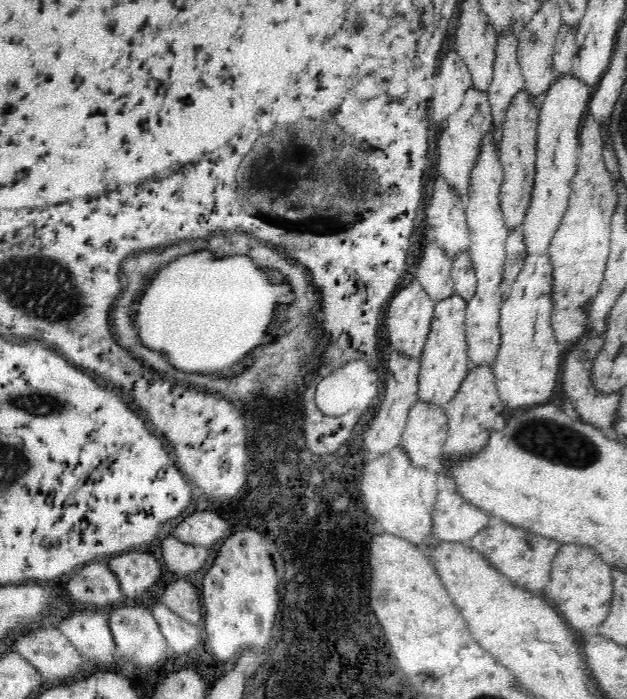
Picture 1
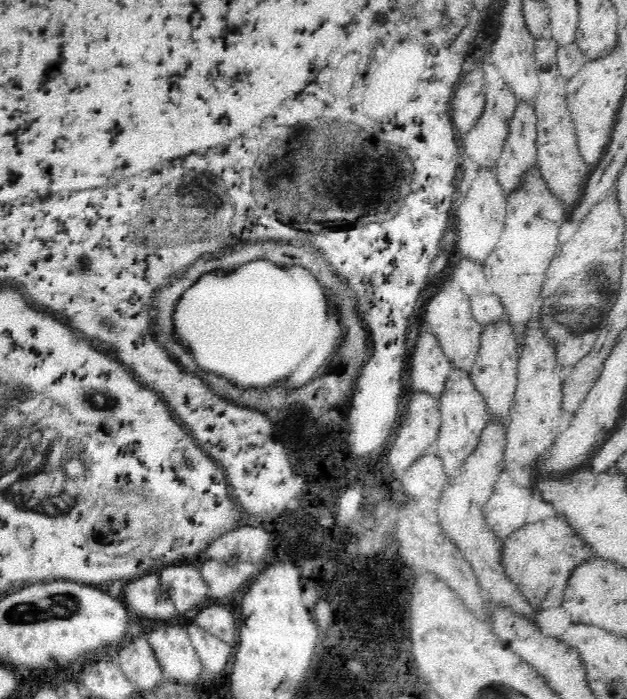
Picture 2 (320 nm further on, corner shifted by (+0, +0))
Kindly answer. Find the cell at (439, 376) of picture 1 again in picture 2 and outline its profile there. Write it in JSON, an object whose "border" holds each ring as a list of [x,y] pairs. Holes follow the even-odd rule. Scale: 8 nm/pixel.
{"border":[[[459,367],[452,368],[444,392],[438,398],[438,410],[440,411],[440,434],[431,451],[441,458],[444,468],[450,474],[460,474],[464,466],[464,458],[468,458],[468,454],[472,454],[472,450],[478,446],[480,434],[488,422],[484,397],[474,386],[468,371],[460,370]]]}

